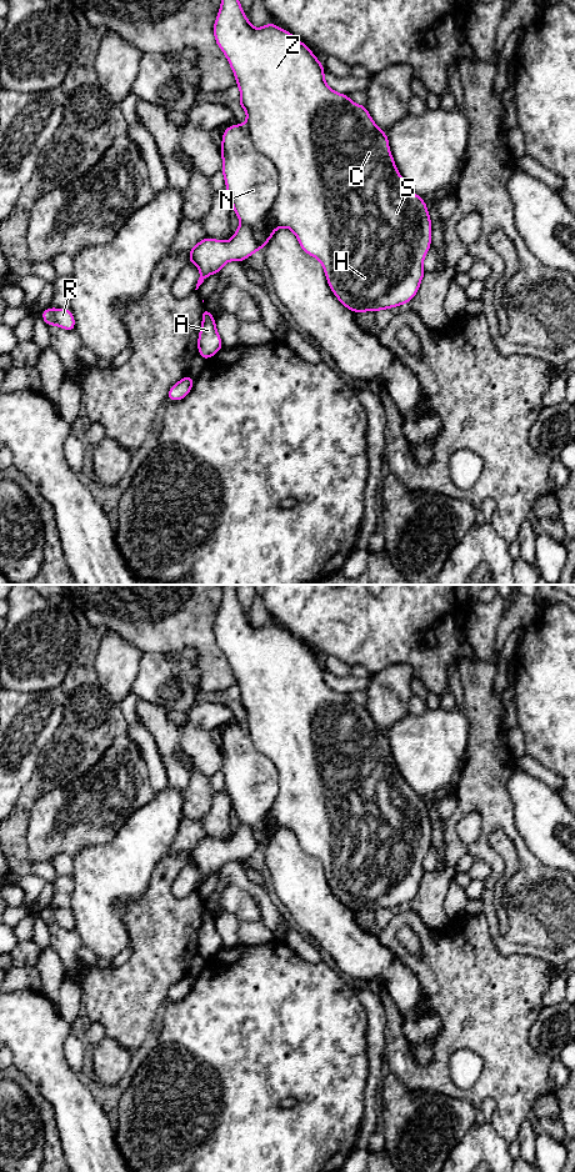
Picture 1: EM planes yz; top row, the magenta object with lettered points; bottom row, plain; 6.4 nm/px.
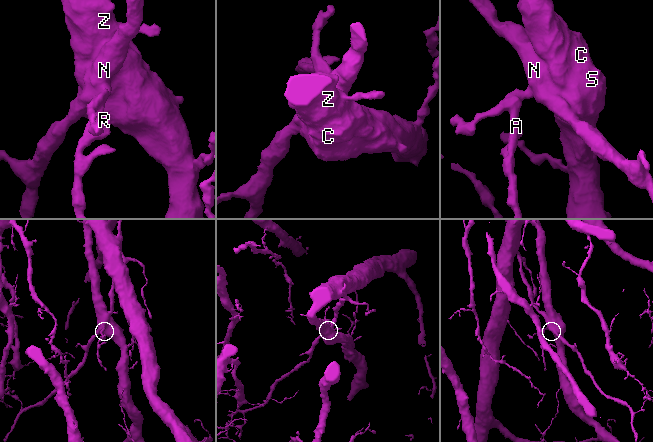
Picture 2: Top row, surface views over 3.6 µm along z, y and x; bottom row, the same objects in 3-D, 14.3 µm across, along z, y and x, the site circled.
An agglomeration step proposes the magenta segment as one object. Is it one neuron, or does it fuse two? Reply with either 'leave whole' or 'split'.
split

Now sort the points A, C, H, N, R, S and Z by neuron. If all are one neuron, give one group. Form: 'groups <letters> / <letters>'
groups A C H R S Z / N

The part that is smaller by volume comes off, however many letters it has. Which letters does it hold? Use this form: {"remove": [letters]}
{"remove": ["N"]}

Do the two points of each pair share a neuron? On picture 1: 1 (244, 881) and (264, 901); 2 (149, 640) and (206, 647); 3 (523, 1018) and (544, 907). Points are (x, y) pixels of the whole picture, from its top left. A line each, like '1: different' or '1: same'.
1: same
2: same
3: different

